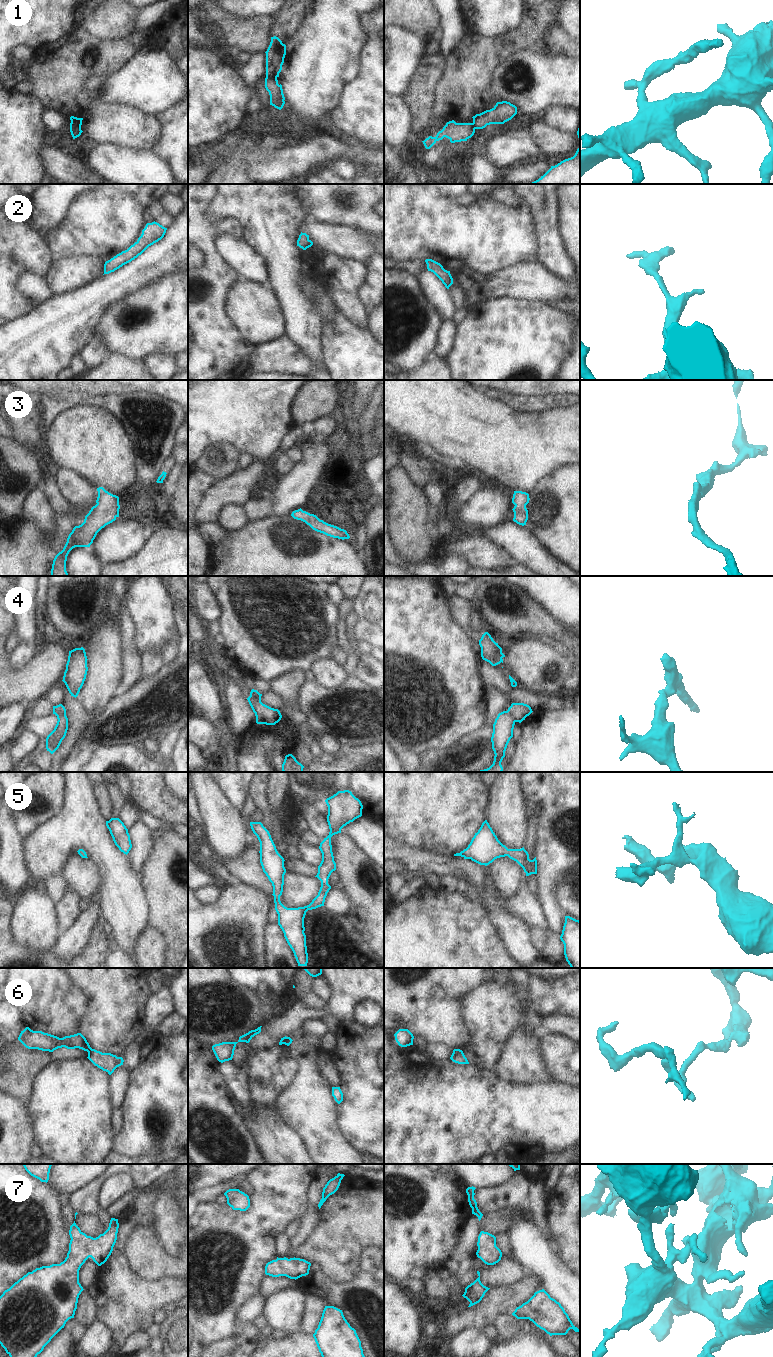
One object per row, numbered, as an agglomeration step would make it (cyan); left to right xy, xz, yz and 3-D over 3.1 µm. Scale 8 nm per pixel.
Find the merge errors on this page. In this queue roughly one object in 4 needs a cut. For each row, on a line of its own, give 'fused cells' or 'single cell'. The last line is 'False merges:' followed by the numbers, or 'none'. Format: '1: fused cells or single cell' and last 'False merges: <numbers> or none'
1: fused cells
2: single cell
3: single cell
4: fused cells
5: single cell
6: fused cells
7: single cell
False merges: 1, 4, 6

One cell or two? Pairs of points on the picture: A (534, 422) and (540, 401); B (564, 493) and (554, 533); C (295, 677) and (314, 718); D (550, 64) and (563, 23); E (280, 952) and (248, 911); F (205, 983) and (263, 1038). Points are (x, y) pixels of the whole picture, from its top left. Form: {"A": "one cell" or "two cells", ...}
{"A": "two cells", "B": "one cell", "C": "two cells", "D": "two cells", "E": "two cells", "F": "two cells"}

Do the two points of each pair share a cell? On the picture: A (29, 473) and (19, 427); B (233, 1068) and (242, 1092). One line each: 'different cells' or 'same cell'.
A: different cells
B: same cell

